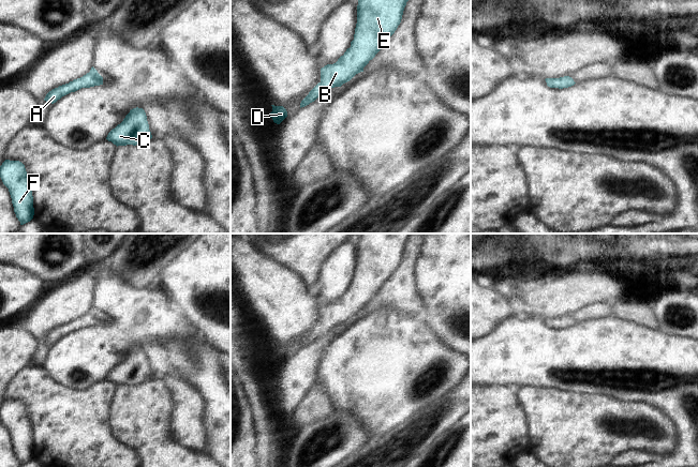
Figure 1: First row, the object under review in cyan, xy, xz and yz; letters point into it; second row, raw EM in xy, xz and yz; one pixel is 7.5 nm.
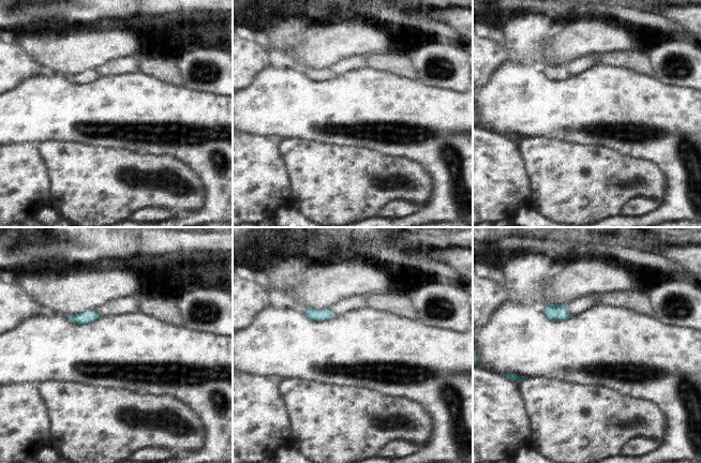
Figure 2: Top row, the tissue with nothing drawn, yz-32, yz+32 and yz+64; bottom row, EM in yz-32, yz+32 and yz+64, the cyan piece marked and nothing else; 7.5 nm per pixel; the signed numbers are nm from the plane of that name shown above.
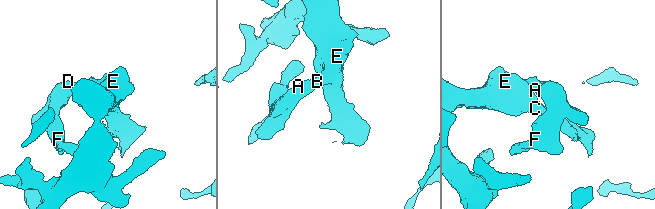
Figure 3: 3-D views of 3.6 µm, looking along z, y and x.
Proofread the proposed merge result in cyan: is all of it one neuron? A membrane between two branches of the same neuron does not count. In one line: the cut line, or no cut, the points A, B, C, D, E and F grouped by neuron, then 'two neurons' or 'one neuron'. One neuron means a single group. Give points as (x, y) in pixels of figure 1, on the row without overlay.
no cut | A B C D E F | one neuron

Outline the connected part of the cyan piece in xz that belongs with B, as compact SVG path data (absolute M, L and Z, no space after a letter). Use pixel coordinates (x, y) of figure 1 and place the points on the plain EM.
M355 234L357 263L351 287L333 304L321 308L321 321L301 341L300 348L314 342L331 328L341 327L385 286L401 262L412 234Z

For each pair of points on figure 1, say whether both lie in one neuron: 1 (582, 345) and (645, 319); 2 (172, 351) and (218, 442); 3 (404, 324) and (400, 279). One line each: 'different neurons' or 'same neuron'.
1: different neurons
2: same neuron
3: different neurons

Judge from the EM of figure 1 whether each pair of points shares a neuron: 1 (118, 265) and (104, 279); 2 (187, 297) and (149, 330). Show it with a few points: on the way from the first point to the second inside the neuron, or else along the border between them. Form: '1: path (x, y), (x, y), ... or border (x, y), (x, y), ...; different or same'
1: border (105, 262), (115, 274), (131, 286); different
2: border (160, 287), (192, 326); different

